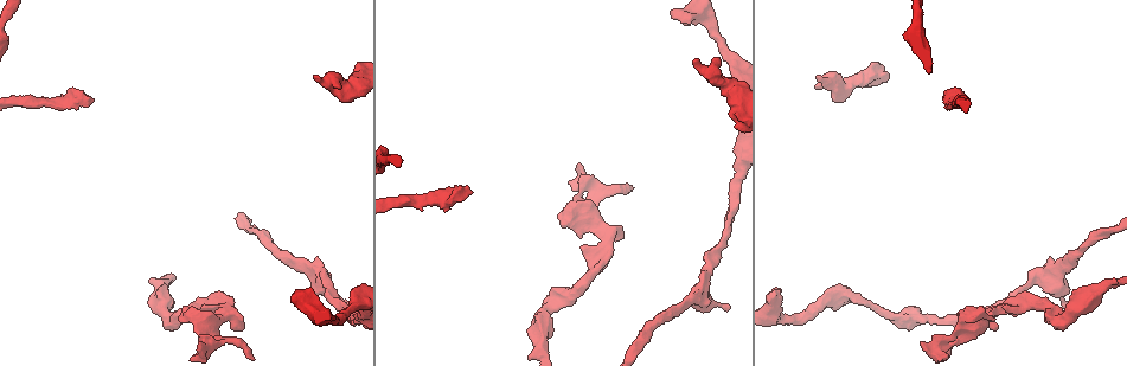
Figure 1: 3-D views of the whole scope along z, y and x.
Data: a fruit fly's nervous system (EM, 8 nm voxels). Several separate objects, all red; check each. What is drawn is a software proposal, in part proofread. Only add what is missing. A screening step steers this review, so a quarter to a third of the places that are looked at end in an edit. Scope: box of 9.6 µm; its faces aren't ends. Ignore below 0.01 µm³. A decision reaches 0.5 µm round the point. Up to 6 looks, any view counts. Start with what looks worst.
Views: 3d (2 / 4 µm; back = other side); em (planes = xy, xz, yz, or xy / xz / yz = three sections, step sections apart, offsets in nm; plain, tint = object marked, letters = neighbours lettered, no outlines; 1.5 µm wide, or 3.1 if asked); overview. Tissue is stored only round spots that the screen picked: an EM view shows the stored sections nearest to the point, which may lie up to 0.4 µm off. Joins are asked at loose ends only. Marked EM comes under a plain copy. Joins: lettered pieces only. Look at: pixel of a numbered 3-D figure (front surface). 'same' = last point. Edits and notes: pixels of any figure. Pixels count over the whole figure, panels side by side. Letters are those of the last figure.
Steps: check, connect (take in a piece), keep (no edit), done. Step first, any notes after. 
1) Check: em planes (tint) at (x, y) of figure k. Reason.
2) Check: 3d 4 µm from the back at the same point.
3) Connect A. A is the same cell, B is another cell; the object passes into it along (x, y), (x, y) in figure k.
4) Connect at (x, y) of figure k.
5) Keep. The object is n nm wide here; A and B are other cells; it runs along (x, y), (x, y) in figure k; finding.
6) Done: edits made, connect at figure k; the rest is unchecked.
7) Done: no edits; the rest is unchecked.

Check: em xz step 8 (tint) at (694, 63) of figure 1. Free end.

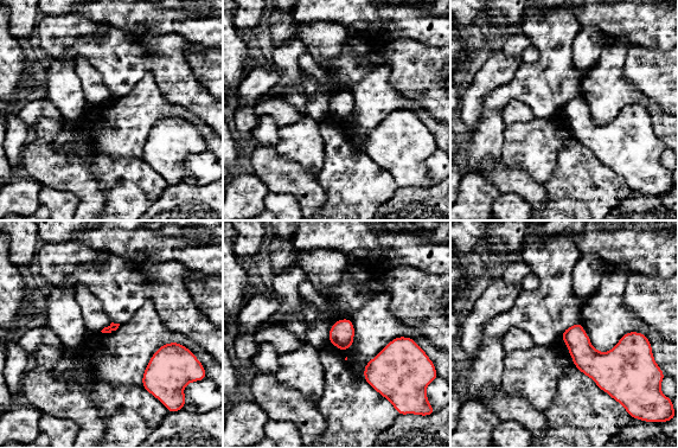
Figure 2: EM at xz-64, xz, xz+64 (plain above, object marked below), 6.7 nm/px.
Check: em planes (letters) at the same point.

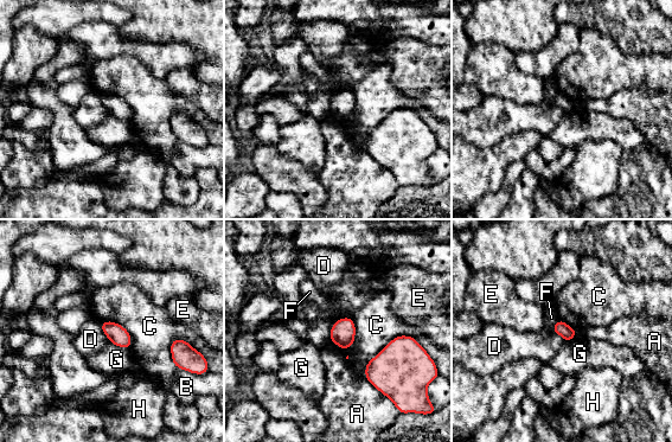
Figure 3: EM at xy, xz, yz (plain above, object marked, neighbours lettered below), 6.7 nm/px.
Keep. A, B, C, D, E, F, G and H are other cells; none of them fits.

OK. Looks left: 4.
Check: em planes (letters) at (727, 311) of figure 1. Free end.

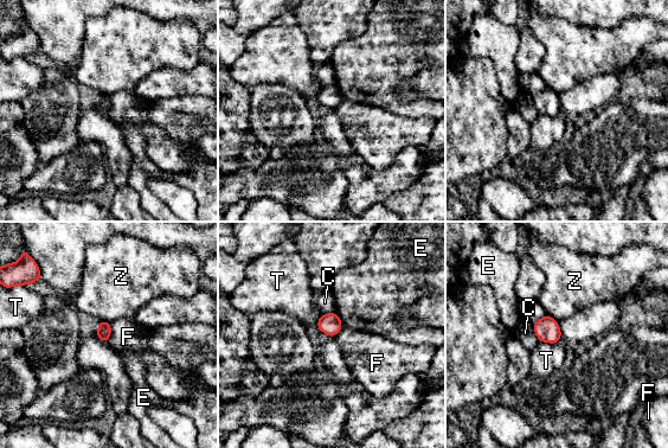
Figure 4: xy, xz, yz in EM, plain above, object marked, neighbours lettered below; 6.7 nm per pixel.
Keep. C, E, F, T and Z are other cells; no lettered piece goes on from it.

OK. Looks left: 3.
Check: em yz step 8 (tint) at (241, 327) of figure 1.

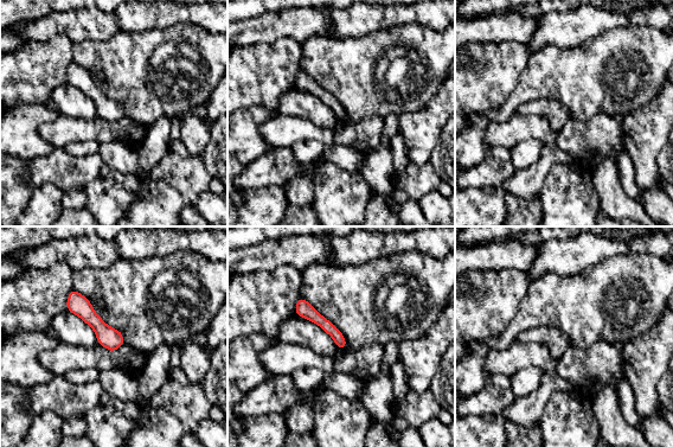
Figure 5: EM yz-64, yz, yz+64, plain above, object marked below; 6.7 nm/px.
Check: em yz step 8 (letters) at the same point. What lies round it.

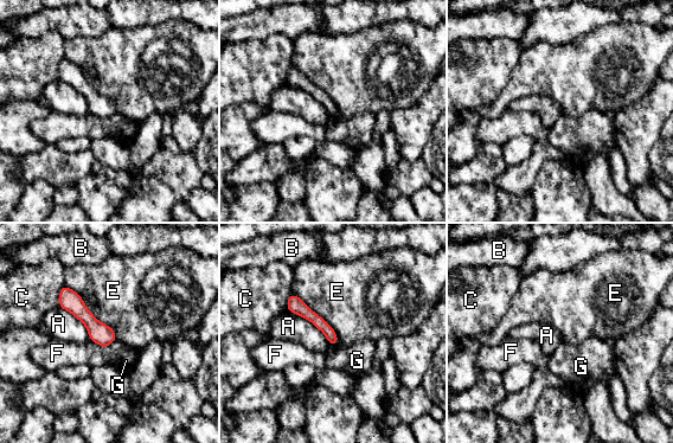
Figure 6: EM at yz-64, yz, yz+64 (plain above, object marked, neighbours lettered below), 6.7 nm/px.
Keep. A, B, C, E, F and G are other cells; it runs along (64, 289), (77, 308), (113, 338) in figure 6; none of them fits.

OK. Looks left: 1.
Done: no edits; the rest is unchecked.

